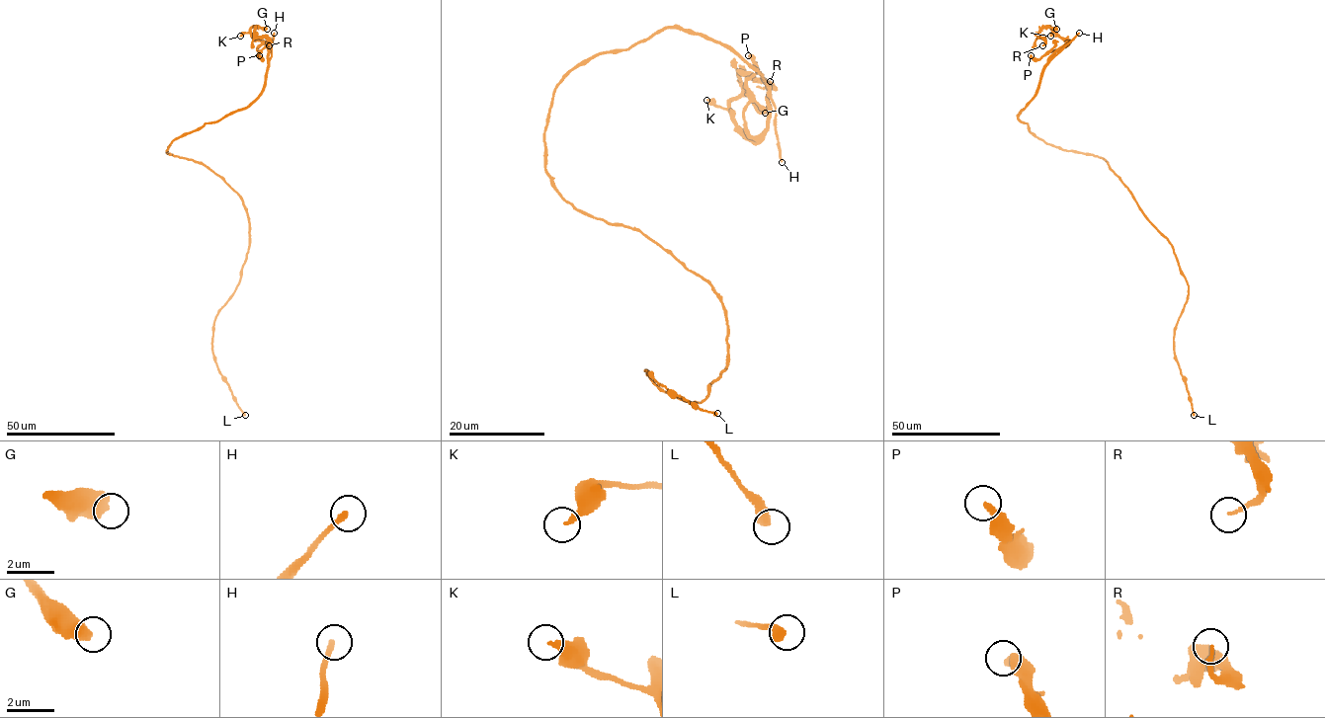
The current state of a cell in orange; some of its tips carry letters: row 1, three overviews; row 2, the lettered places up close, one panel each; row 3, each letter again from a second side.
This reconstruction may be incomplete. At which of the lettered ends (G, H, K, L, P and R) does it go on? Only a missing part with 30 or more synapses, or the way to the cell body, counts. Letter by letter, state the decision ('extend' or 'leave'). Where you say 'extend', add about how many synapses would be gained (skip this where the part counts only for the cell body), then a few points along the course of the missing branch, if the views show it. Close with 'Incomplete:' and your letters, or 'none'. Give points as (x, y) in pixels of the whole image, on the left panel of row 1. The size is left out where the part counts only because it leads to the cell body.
G: leave
H: extend | 130 syn
K: leave
L: leave
P: leave
R: leave
Incomplete: H

